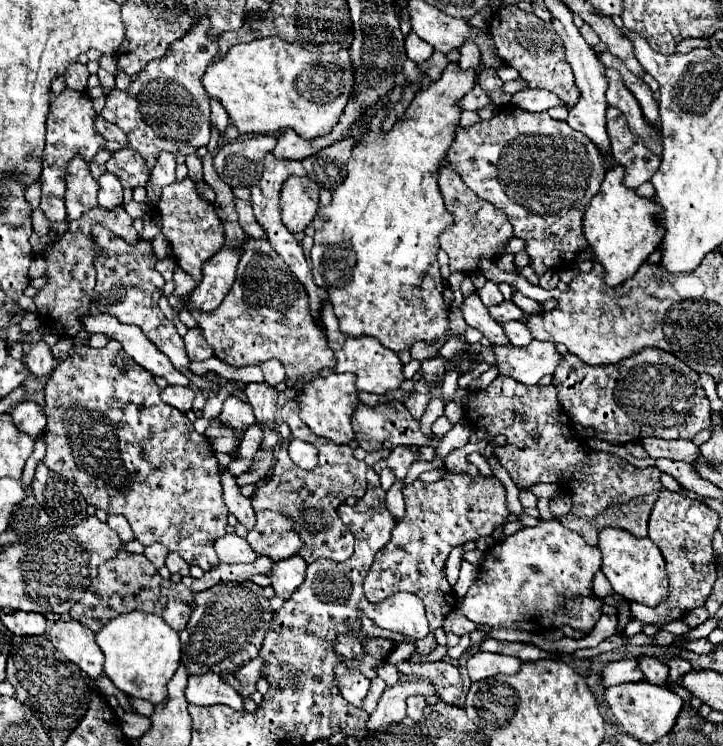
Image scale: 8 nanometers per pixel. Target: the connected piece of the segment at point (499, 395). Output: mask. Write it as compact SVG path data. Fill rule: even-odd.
M497 376L487 388L469 394L465 414L473 426L487 428L491 436L507 436L507 444L495 448L495 454L519 490L529 490L539 482L567 486L575 496L571 510L575 516L593 518L611 502L623 504L661 488L661 472L655 466L635 468L613 454L595 452L585 446L581 438L575 436L570 418L561 410L557 388L553 388L553 384L525 386L509 380L509 376ZM513 412L525 414L525 420L515 418ZM533 432L537 432L537 440L533 438Z

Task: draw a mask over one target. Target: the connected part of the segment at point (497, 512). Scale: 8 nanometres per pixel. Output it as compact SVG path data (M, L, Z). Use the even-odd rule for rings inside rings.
M445 474L441 480L423 484L415 480L413 484L403 488L403 498L407 504L405 518L397 522L397 526L391 532L391 540L381 552L377 552L375 562L371 570L365 576L365 598L369 602L381 602L397 592L411 592L419 598L423 598L423 604L427 608L429 618L429 634L424 639L399 638L397 632L388 631L378 627L371 619L363 616L363 632L367 638L388 638L393 642L417 642L419 654L431 654L438 646L434 633L435 628L443 624L443 618L455 610L457 596L449 590L449 582L443 576L443 564L449 556L449 552L455 546L463 546L467 542L477 540L479 536L491 536L491 532L497 526L507 524L509 510L507 510L507 492L503 484L489 476L489 496L487 492L467 474Z

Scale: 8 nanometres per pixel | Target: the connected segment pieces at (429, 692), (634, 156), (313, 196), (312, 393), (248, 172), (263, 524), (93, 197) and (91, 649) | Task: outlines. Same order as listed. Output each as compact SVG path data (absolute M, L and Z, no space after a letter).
M405 680L399 682L391 688L385 688L385 692L381 694L375 712L369 716L367 720L367 730L377 730L381 726L389 726L393 722L399 722L405 718L405 710L407 710L407 696L411 694L423 694L423 696L433 696L435 690L427 680Z
M607 108L607 134L611 140L613 160L625 166L625 186L639 188L651 180L659 168L659 156L649 152L645 144L635 138L627 126L627 120L617 108Z
M299 176L287 178L281 188L281 220L289 232L303 232L319 208L319 186L317 182Z
M331 374L325 378L317 376L303 384L299 402L301 402L301 420L317 436L329 438L335 444L349 444L355 438L351 422L353 422L353 412L361 402L357 398L357 388L355 388L353 376L349 376L349 374Z
M259 134L227 142L215 154L215 172L231 188L251 188L263 176L263 158L277 144L275 136Z
M269 510L257 512L257 524L253 530L249 530L247 542L255 552L265 554L275 562L293 556L301 550L303 544L291 520L281 512Z
M75 156L69 162L67 170L69 170L67 196L65 196L67 218L77 220L81 218L81 214L97 206L97 182L89 172L89 162L81 156Z
M57 620L49 630L49 640L61 654L65 654L91 678L103 674L105 656L95 642L95 634L89 628L81 626L77 620Z

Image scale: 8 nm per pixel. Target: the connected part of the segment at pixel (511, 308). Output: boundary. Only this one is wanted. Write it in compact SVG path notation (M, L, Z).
M503 302L499 306L489 308L489 314L499 322L511 322L511 320L525 320L525 312L521 312L521 308L517 308L513 302Z

